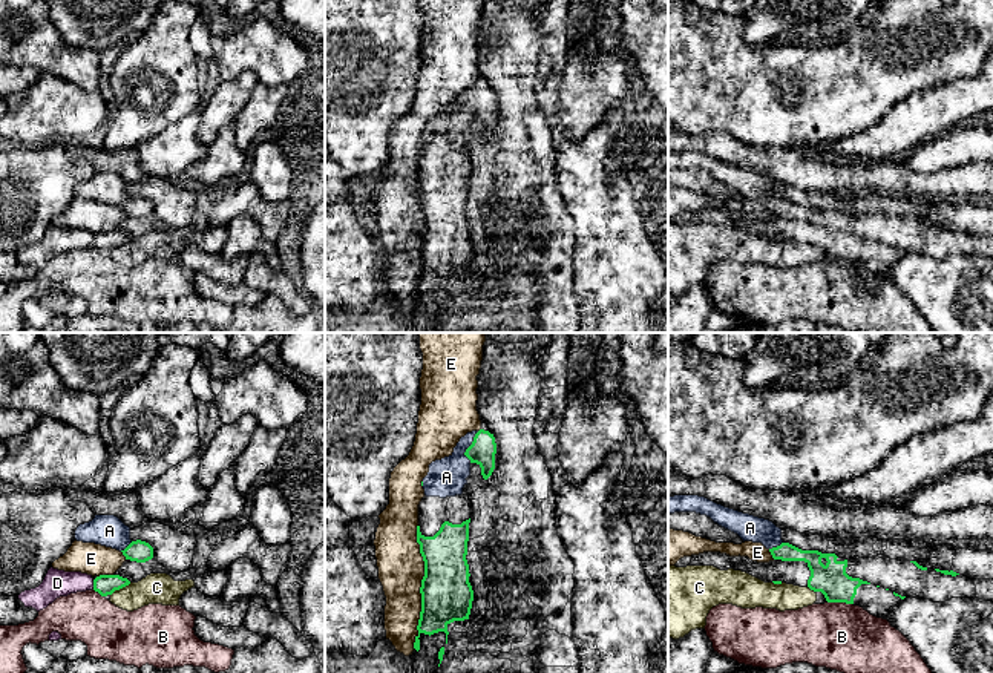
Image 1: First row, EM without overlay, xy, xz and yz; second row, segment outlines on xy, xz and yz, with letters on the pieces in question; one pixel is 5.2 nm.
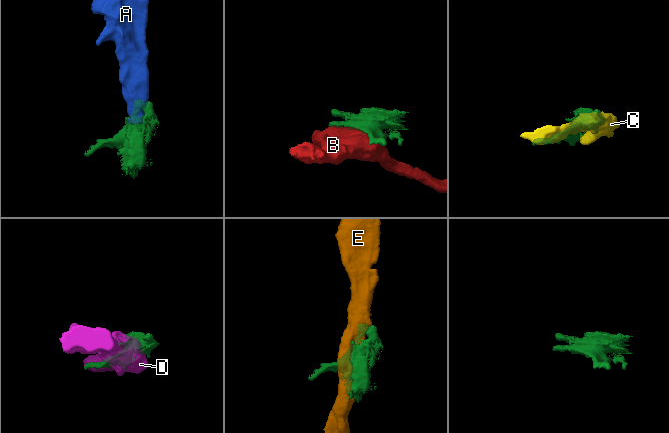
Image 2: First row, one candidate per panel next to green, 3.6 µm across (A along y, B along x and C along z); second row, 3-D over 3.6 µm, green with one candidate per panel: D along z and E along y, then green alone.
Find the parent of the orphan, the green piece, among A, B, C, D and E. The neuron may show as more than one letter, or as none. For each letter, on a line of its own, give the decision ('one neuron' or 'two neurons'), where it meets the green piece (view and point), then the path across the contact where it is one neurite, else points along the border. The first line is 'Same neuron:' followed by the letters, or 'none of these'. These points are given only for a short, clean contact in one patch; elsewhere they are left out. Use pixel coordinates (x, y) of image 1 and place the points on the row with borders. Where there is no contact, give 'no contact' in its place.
Same neuron: A
A: one neuron; contact xz (469, 446); way xz (481, 451), (477, 446), (469, 446), (458, 465), (446, 477)
B: two neurons; contact yz (840, 601)
C: two neurons; contact xy (120, 587); border xy (131, 583), (111, 595)
D: two neurons; contact xy (94, 584)
E: two neurons; contact xz (422, 586)

